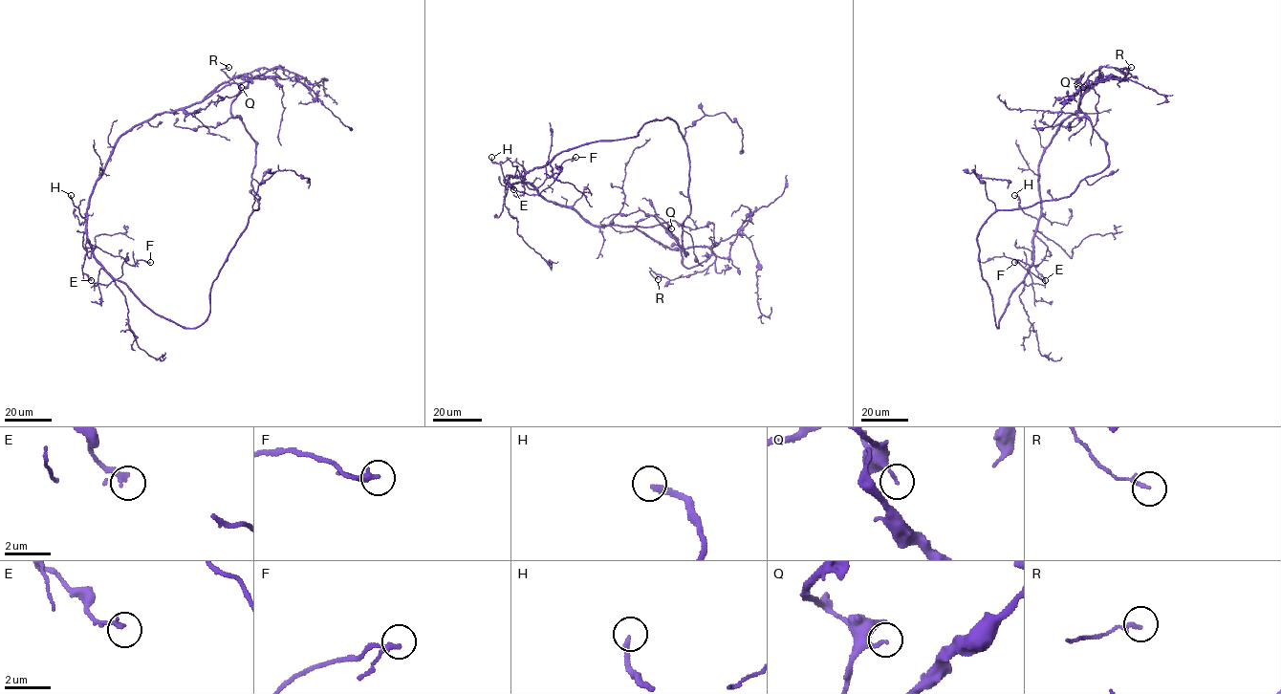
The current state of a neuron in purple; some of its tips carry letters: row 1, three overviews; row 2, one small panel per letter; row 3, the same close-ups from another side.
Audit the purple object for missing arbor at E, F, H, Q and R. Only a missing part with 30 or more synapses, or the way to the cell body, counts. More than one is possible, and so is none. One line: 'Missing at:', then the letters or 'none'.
Missing at: H

